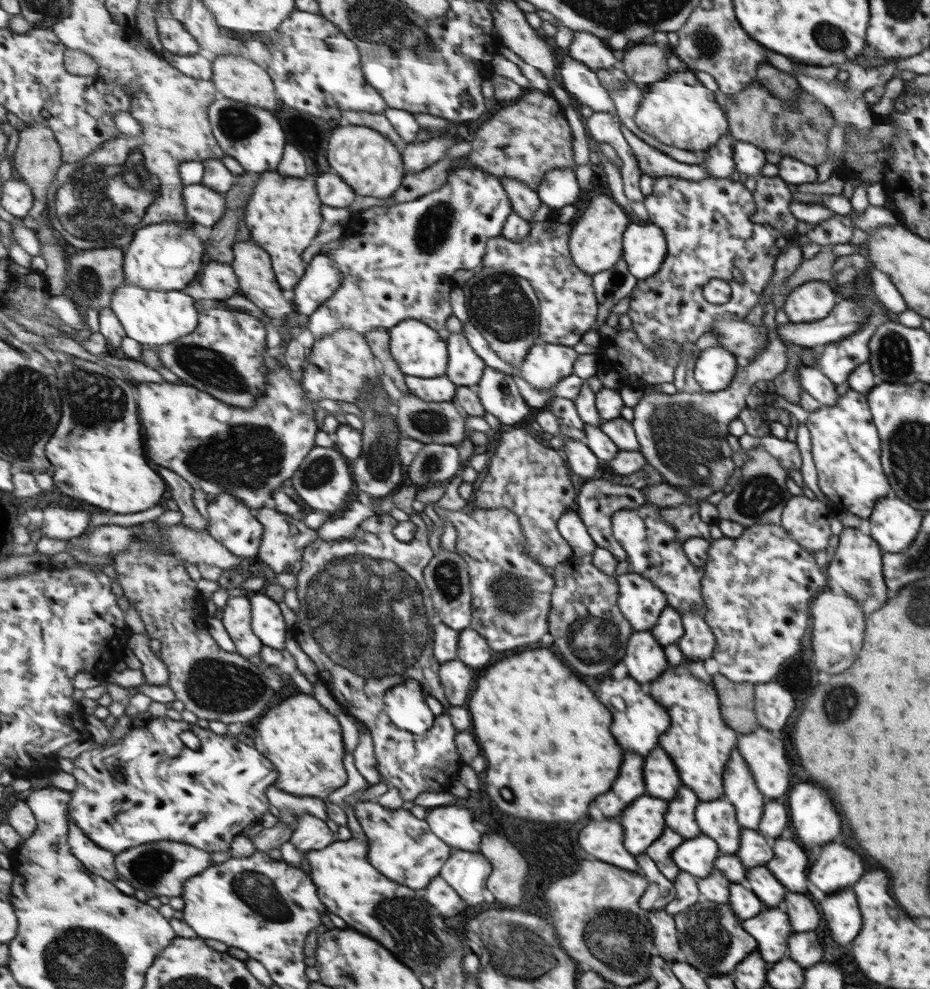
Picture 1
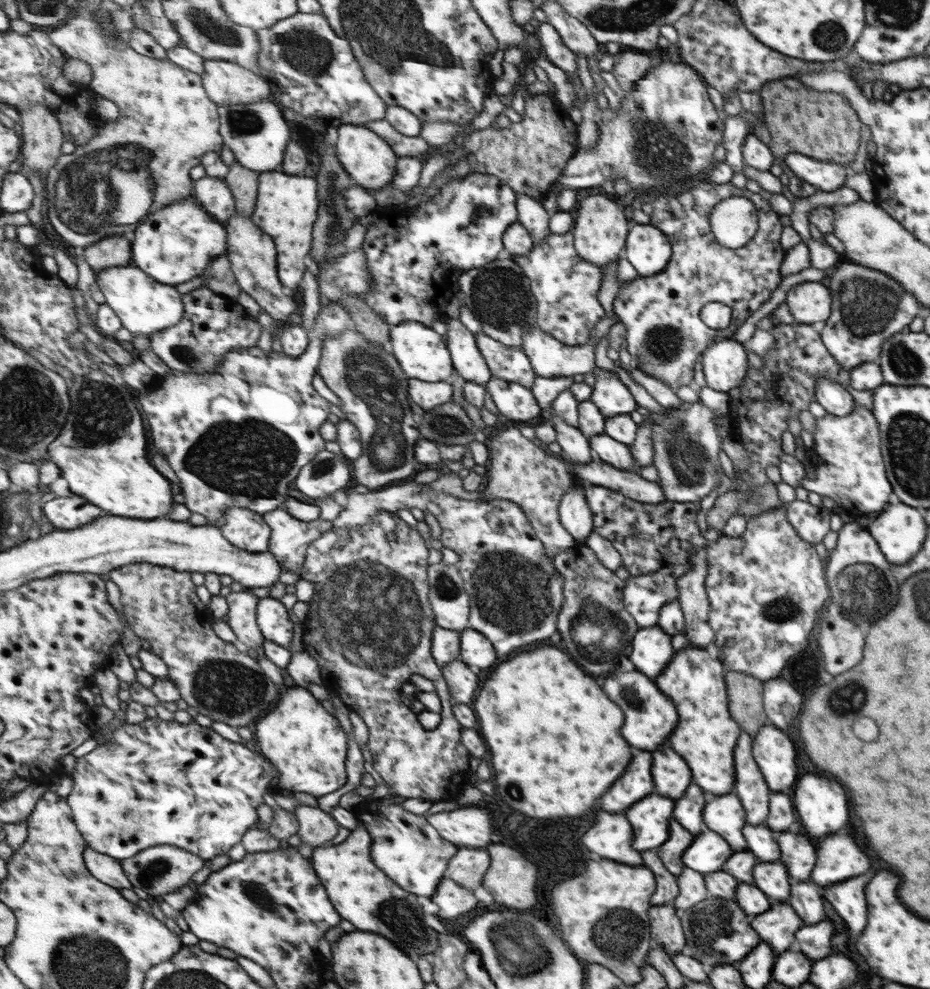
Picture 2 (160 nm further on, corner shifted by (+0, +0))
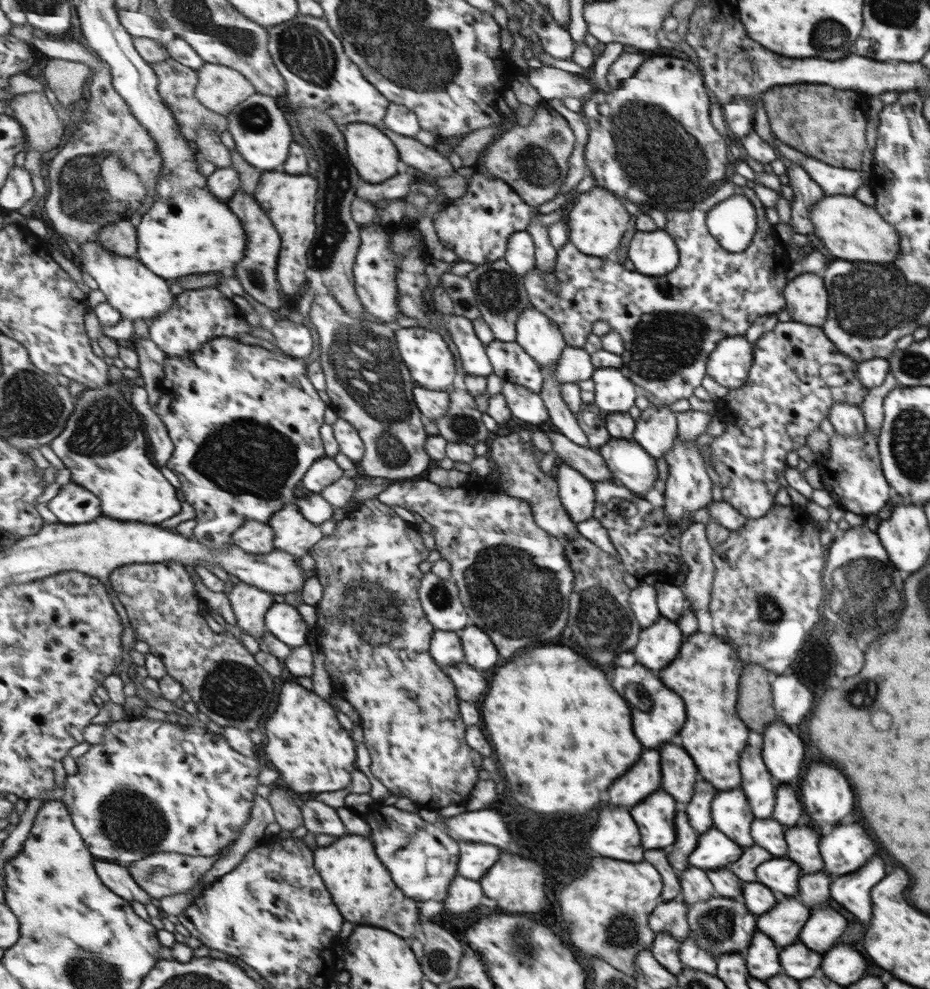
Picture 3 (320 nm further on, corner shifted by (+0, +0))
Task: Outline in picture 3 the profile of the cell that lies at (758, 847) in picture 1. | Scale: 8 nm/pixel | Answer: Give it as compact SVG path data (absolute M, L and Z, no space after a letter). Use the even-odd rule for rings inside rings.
M754 818L751 824L752 839L772 857L785 856L786 842L783 840L785 826L777 824L773 818Z

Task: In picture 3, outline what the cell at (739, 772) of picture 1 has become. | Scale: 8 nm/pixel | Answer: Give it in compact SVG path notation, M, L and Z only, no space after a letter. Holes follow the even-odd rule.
M749 732L745 748L738 758L741 780L739 788L748 799L752 815L757 819L771 818L775 788L771 775L761 758L762 733Z

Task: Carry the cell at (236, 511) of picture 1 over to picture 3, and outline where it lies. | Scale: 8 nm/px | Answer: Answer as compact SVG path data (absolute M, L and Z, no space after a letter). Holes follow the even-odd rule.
M248 520L232 537L235 546L251 555L267 555L276 550L276 536L269 523Z

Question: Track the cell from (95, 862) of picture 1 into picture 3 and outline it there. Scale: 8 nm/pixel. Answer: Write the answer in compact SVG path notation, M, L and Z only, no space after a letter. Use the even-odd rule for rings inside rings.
M96 858L96 869L108 888L124 897L129 903L135 900L143 905L151 903L152 897L139 886L128 867Z

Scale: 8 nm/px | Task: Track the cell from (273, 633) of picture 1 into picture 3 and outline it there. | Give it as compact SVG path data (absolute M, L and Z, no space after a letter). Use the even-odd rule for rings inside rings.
M285 601L275 603L269 609L266 625L269 631L292 647L308 644L308 632L313 631L298 608Z

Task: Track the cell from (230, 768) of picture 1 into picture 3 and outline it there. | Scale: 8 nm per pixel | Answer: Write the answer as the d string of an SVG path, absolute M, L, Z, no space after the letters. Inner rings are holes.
M130 717L130 720L121 720L110 723L105 731L106 740L90 749L80 757L75 758L78 771L66 778L64 795L61 800L68 805L72 811L72 819L89 850L95 858L105 862L115 862L121 866L129 867L134 862L143 860L157 852L178 852L191 856L210 857L219 855L220 852L231 846L241 836L243 826L252 818L252 808L257 796L259 774L265 766L259 764L256 757L245 756L228 743L222 735L208 731L202 726L183 725L163 720L153 720L141 717L139 719Z

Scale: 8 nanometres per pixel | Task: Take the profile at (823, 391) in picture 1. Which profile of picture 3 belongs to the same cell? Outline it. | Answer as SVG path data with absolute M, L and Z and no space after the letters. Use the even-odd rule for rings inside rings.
M834 402L829 408L827 420L837 435L861 437L866 431L864 416L861 410L852 404Z

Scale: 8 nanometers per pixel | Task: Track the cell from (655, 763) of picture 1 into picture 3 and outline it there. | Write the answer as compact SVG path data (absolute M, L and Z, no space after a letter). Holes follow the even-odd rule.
M665 744L659 748L661 752L661 788L671 796L677 796L677 802L689 802L696 784L697 770L687 756L687 752L679 746Z

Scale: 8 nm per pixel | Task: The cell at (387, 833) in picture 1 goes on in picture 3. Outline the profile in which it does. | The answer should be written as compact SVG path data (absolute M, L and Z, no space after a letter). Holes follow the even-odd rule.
M380 799L360 815L367 824L371 824L371 840L383 864L393 872L397 886L407 892L409 898L427 902L443 902L449 896L449 888L459 875L460 841L455 840L441 827L425 820L419 812L411 813L399 810L394 805L382 805Z

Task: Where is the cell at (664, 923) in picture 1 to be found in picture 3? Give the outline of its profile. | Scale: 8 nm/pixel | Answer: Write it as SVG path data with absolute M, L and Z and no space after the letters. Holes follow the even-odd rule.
M679 899L663 901L649 916L652 932L665 932L681 942L688 937L689 924L685 920L688 906Z

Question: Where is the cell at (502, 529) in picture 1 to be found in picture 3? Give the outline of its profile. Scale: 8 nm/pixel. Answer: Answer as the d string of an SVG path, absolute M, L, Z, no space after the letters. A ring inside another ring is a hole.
M419 478L418 480L407 480L407 481L397 481L392 482L378 498L381 502L388 504L391 508L393 505L402 506L407 508L411 512L417 514L417 516L432 525L431 534L435 538L436 550L440 553L443 560L447 560L450 563L451 568L451 578L456 581L458 587L460 588L460 596L464 601L468 609L468 615L471 618L471 623L480 626L485 629L485 632L489 633L492 637L492 641L496 644L497 648L501 648L501 656L505 658L511 658L515 652L519 652L521 648L527 648L527 646L545 646L547 642L543 640L553 640L557 636L561 636L561 630L565 628L565 622L568 622L567 618L567 596L571 592L572 582L574 579L573 571L566 561L565 555L563 555L563 541L559 540L556 536L549 534L544 528L536 523L536 517L532 509L532 504L528 500L518 499L514 496L509 496L507 493L498 491L494 489L493 491L487 490L478 491L475 497L471 497L472 490L465 485L462 487L451 488L451 487L441 487L437 484L433 484L426 478Z

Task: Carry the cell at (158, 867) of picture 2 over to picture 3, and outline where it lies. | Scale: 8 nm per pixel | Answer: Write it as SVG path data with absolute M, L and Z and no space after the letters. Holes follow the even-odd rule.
M223 851L219 855L210 857L191 856L178 852L157 852L143 860L134 862L128 869L143 890L149 893L152 898L161 900L167 896L175 896L175 894L189 893L193 886L204 878L204 874L209 872L224 855Z

